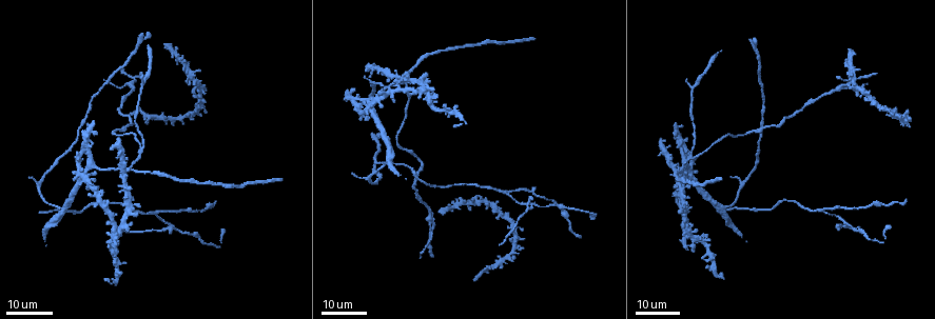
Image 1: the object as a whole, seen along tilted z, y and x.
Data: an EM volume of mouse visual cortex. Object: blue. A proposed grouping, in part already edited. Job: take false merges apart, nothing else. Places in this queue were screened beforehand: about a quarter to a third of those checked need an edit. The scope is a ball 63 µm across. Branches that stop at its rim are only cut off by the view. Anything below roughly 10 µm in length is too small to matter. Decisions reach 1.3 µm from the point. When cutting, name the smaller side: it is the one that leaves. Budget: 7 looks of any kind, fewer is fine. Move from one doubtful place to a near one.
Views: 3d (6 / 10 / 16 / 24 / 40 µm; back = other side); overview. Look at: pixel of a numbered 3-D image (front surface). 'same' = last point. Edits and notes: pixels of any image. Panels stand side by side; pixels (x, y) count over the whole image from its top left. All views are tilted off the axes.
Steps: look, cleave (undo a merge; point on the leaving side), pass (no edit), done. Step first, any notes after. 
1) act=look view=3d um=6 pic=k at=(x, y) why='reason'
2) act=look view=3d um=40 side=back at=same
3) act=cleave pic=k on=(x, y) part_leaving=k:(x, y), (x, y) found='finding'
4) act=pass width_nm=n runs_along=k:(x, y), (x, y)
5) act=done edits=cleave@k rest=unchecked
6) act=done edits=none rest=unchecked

act=look view=3d um=16 pic=1 at=(847, 221) why='three-way junction'

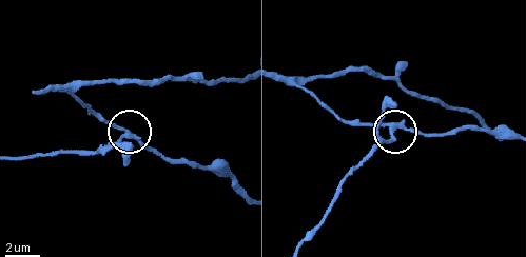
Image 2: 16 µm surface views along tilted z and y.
act=look view=3d um=6 pic=2 at=(127, 138)

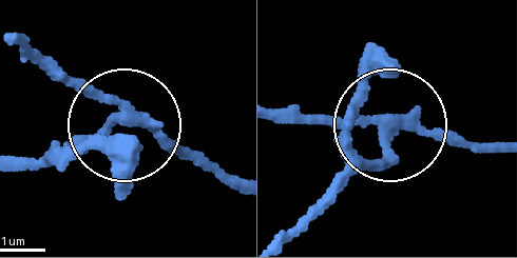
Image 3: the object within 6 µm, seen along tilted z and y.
act=cleave pic=3 on=(79, 153) part_leaving=3:(127, 116), (8, 161) found='two neurons meet here'

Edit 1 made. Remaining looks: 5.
act=look view=overview why='see it whole again'

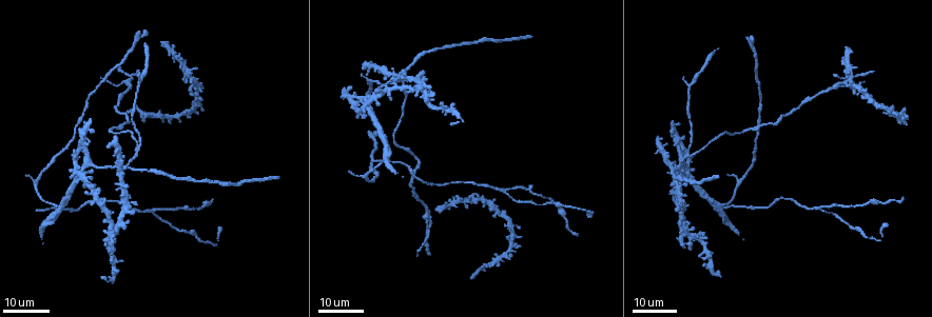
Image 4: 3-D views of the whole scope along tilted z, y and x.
act=look view=3d um=24 pic=4 at=(152, 210) why='a fork'

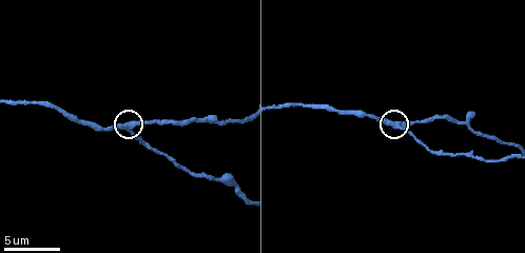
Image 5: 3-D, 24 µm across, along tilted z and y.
act=look view=3d um=10 pic=5 at=(130, 129) why='zoom in'

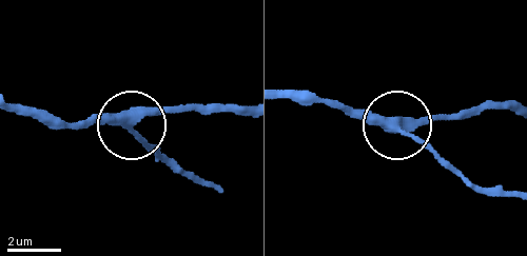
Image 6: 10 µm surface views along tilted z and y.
act=look view=3d um=6 pic=6 at=(398, 127) why='zoom in'

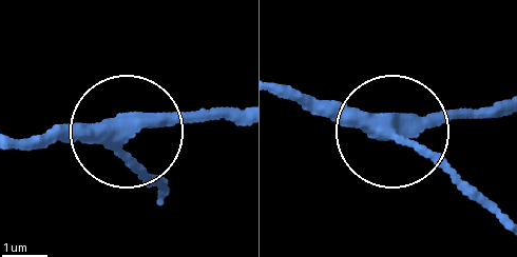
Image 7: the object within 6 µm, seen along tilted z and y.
act=pass side_arm_um=28 runs_along=7:(279, 89), (389, 130), (508, 111) found='continuous, no second neuron'

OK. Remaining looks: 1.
act=done edits=cleave@3 rest=unchecked

